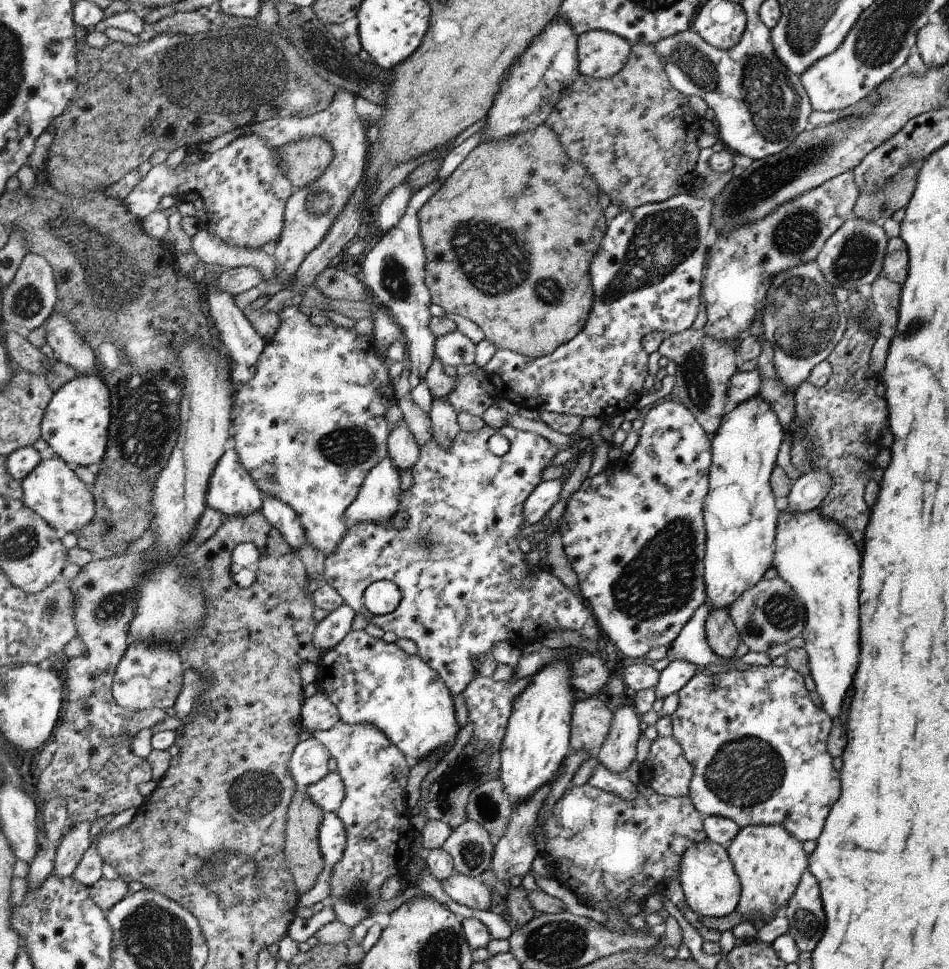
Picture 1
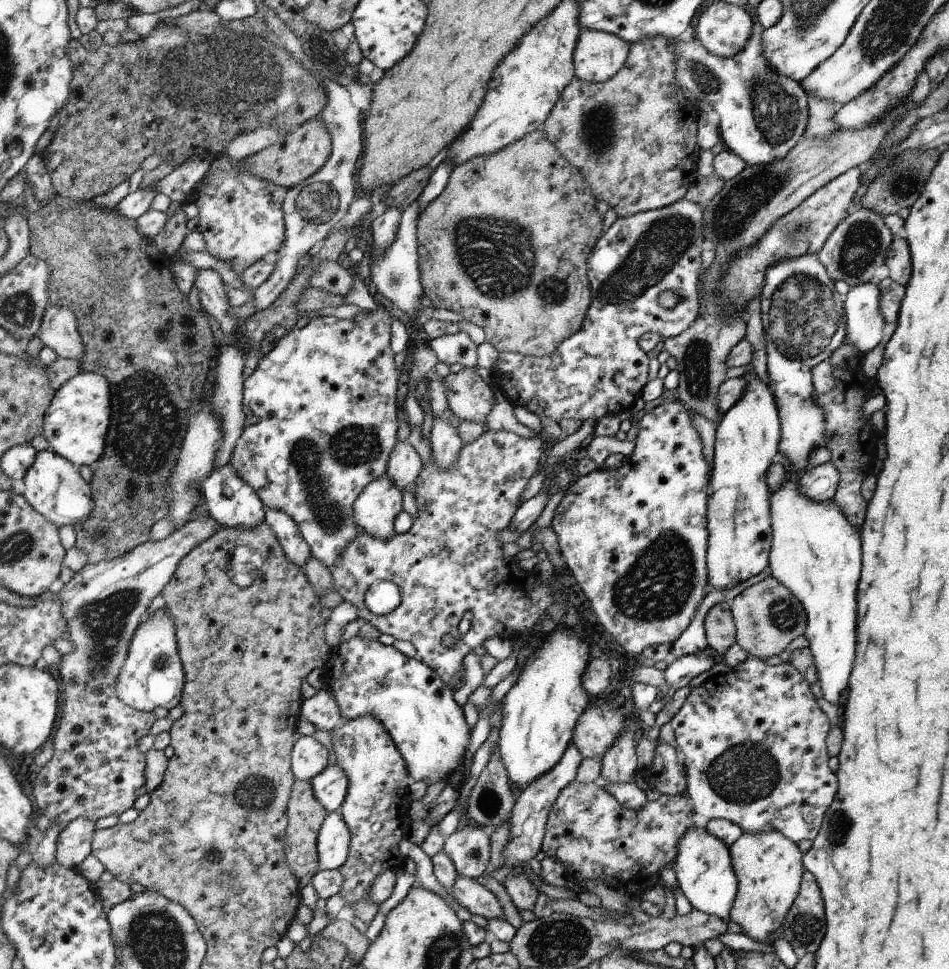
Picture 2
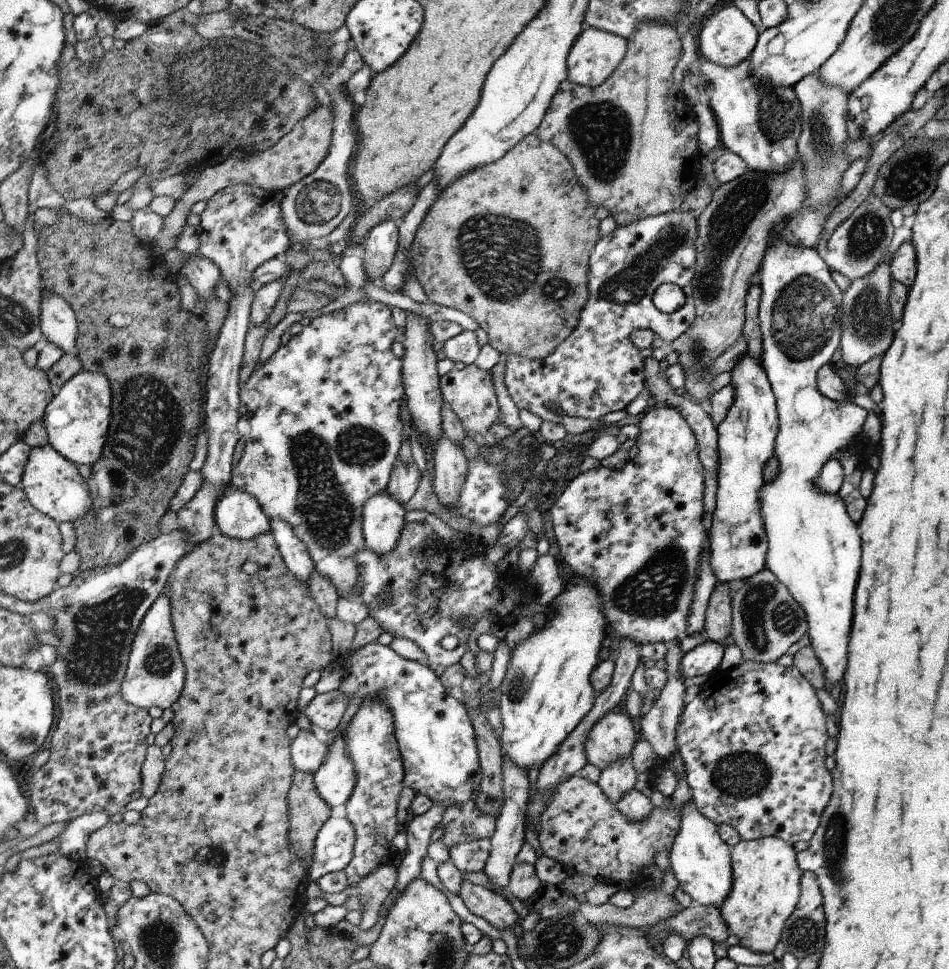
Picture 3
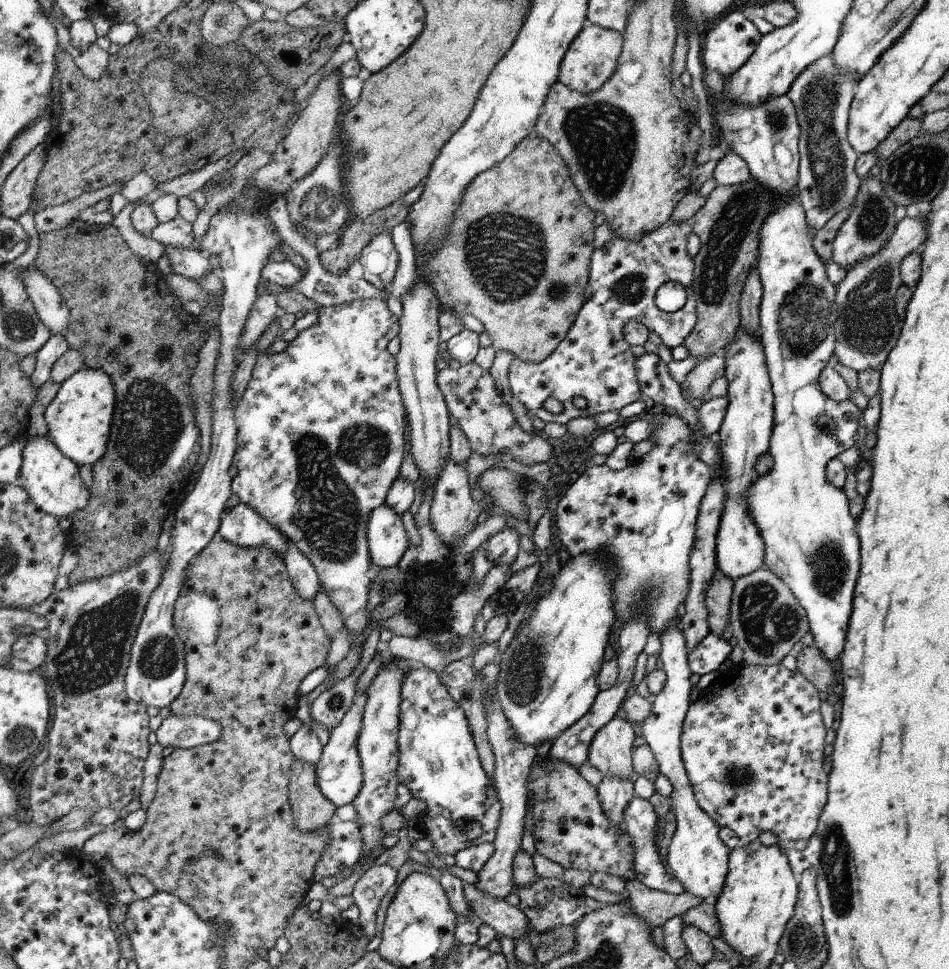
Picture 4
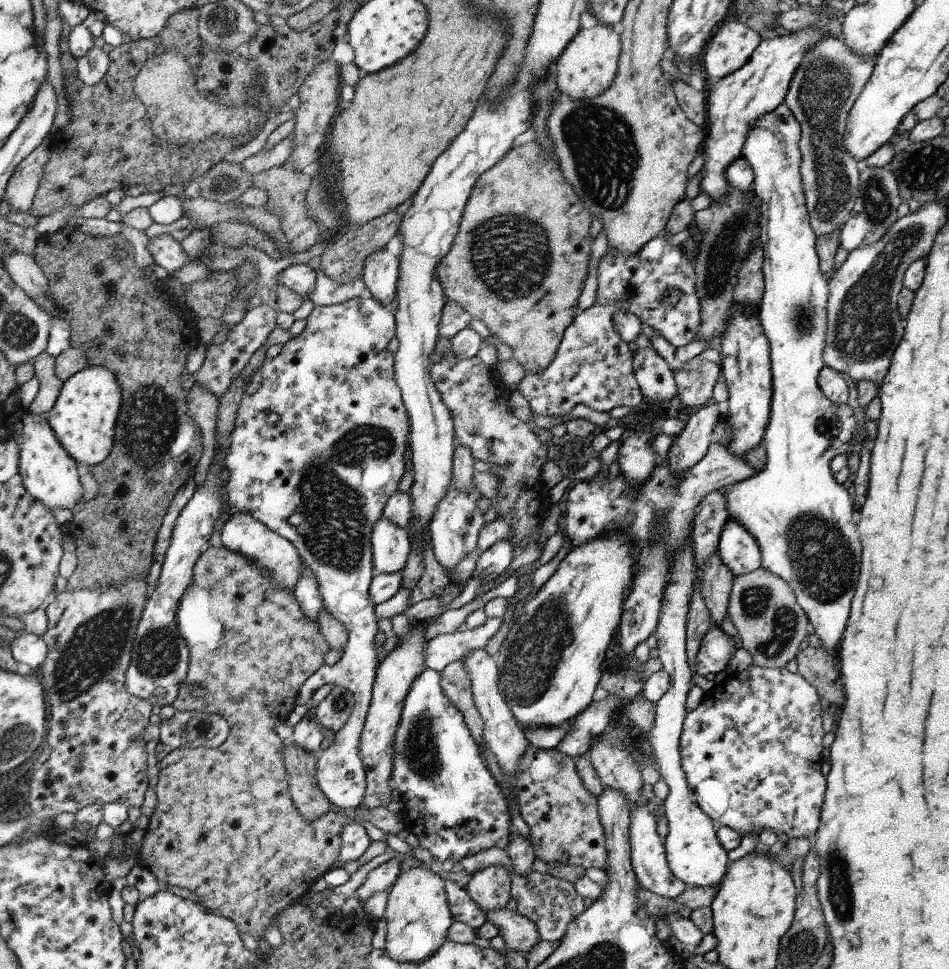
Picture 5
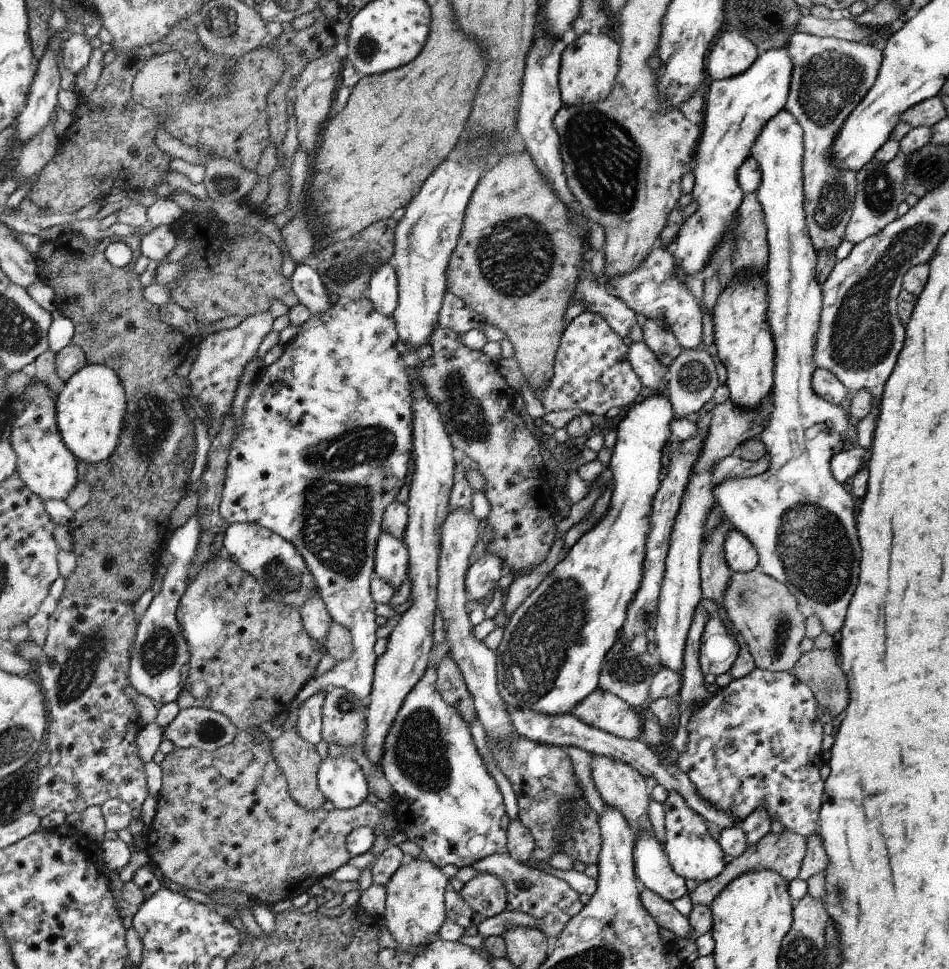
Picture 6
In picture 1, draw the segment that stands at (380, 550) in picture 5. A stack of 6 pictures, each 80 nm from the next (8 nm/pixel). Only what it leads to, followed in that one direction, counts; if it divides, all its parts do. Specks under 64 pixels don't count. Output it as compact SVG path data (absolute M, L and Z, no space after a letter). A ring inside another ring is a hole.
M388 459L381 460L369 472L360 494L346 508L346 524L371 522L377 525L388 523L401 505L399 470Z

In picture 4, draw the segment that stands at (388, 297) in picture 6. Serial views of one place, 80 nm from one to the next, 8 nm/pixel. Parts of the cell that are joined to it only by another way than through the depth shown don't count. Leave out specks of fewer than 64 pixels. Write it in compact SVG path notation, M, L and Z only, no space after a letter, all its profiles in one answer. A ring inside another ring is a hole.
M391 233L375 236L363 248L358 261L364 269L363 278L378 290L388 293L398 268L398 252L392 243Z

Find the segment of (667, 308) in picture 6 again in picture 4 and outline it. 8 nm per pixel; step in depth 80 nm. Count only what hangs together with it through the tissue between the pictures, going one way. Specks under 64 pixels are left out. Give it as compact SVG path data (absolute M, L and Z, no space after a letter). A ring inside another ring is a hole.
M669 220L654 231L646 233L637 241L629 241L624 237L622 239L613 237L604 244L604 247L598 249L598 252L594 252L594 272L590 272L592 297L582 307L581 314L578 315L560 346L548 359L541 363L527 363L518 359L509 368L508 376L512 394L528 408L530 414L538 416L545 423L560 422L567 424L570 419L576 417L592 416L598 414L598 412L608 412L609 410L618 412L624 406L636 402L642 396L635 367L637 356L630 350L631 344L625 339L624 328L626 328L628 322L641 322L650 332L656 332L663 344L671 349L682 345L686 337L694 330L697 323L697 302L691 286L695 264L686 249L687 237L688 235L684 236L680 231L679 223ZM670 281L679 282L687 292L686 304L682 306L680 312L672 314L660 310L655 303L657 290ZM550 396L562 402L563 410L560 413L550 413L544 409L544 402ZM576 396L582 396L584 400L587 400L588 410L581 411L576 408L572 403Z

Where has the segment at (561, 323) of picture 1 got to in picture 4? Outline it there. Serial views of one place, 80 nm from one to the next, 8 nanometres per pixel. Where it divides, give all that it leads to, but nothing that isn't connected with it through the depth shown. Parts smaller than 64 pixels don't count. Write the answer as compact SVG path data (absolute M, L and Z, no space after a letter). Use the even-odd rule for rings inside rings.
M537 137L525 138L520 144L500 163L481 172L465 190L464 199L457 208L453 223L449 228L449 235L438 253L426 255L420 253L420 273L434 287L438 295L440 306L443 310L453 311L460 315L472 315L477 318L491 336L492 346L495 350L510 351L515 358L527 363L541 363L549 358L560 346L562 340L571 330L577 320L578 310L584 306L584 290L588 286L588 268L590 256L594 250L594 210L583 200L580 190L573 183L569 168L553 144L546 139Z

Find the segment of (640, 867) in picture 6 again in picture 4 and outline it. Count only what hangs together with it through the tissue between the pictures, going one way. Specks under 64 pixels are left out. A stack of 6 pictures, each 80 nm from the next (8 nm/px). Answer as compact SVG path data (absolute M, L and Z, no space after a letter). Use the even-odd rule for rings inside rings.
M634 797L629 802L629 806L626 807L624 819L626 824L625 830L629 833L629 836L633 838L633 870L635 878L640 880L644 886L648 886L648 888L654 888L654 890L657 891L679 895L685 891L685 888L682 886L682 883L675 878L673 873L666 869L666 866L664 865L665 856L662 856L659 853L659 842L657 842L655 838L655 829L657 828L658 821L659 818L656 816L654 807L652 807L652 804L648 799Z

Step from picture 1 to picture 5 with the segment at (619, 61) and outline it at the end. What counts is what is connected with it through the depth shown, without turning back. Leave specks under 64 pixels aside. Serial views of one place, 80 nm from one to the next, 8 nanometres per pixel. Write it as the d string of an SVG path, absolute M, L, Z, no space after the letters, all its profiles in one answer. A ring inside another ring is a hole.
M602 25L581 29L556 60L557 87L574 100L594 99L604 94L617 76L618 54L621 54L620 38L614 30Z

